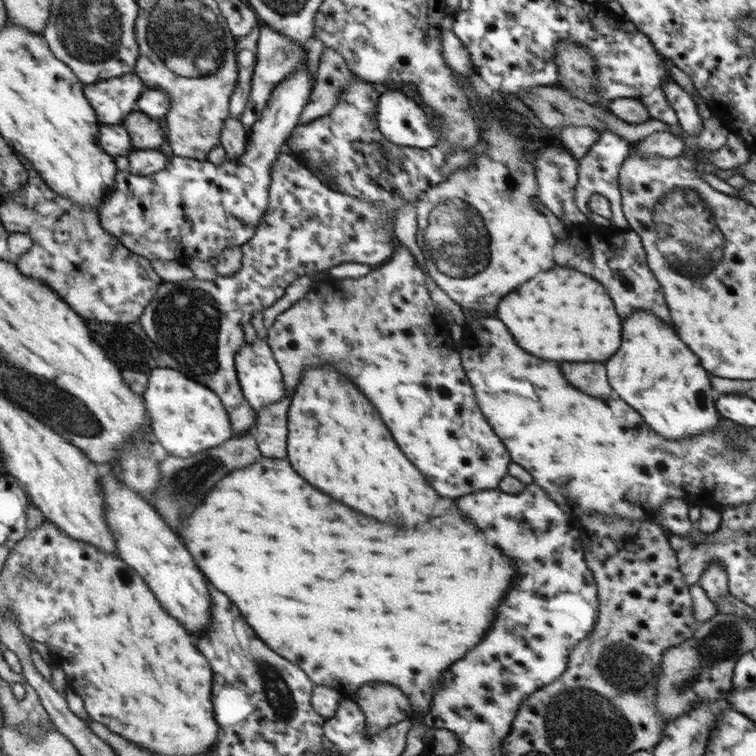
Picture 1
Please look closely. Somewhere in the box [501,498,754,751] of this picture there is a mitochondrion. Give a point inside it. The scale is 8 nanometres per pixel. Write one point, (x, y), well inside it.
(714, 653)

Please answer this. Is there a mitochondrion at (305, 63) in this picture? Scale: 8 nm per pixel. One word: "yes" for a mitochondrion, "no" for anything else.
no

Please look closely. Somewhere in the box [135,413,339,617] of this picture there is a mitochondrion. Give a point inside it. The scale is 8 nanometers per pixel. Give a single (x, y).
(184, 486)

